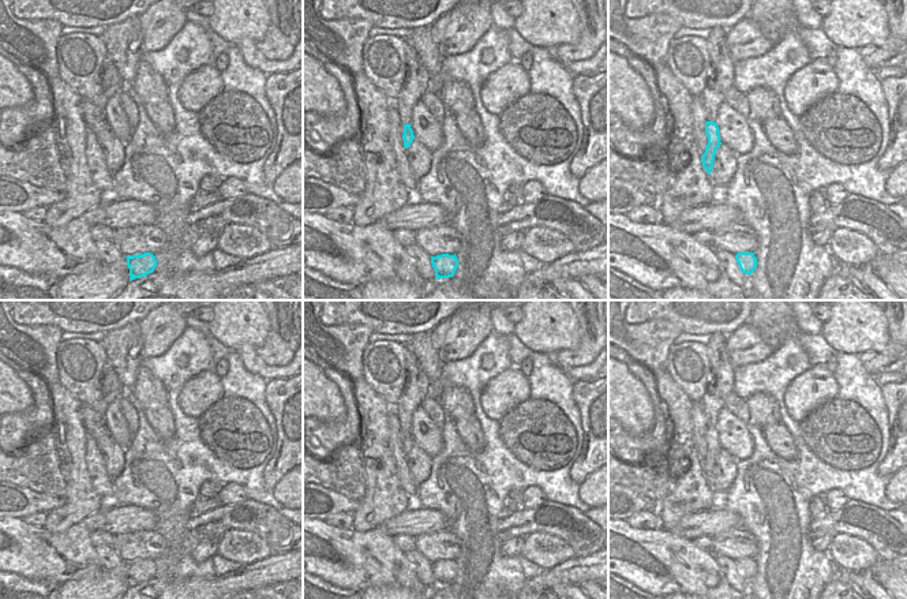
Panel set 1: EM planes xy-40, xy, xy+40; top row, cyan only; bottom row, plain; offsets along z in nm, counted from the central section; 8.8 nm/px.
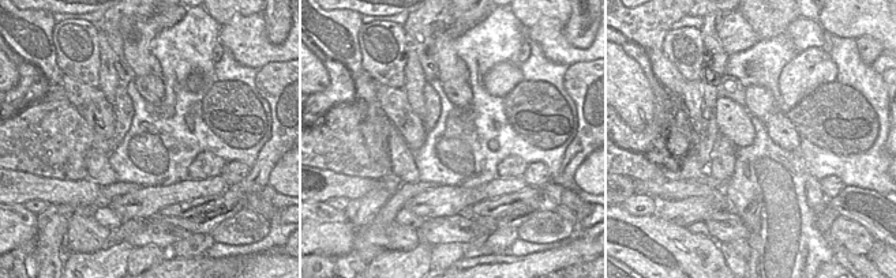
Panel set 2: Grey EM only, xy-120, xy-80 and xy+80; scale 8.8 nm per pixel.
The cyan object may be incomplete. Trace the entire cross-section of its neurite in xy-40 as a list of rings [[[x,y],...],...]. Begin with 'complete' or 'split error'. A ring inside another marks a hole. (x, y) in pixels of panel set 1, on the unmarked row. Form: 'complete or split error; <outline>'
complete; [[[150,558],[125,564],[127,564],[127,572],[130,574],[130,587],[146,583],[147,580],[153,579],[157,572],[157,565]]]

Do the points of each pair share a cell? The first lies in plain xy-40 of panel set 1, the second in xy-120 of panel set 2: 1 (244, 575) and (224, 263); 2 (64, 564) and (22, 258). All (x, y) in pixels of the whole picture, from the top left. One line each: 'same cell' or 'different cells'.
1: same cell
2: different cells

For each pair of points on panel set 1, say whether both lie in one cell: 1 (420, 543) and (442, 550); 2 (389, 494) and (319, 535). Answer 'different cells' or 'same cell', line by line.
1: same cell
2: different cells

